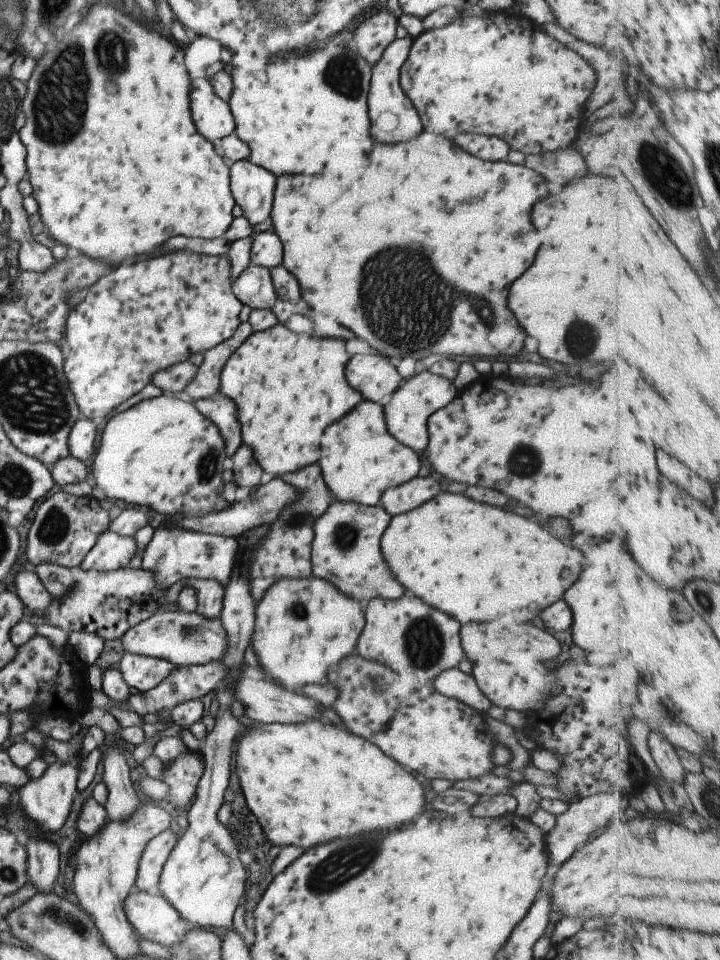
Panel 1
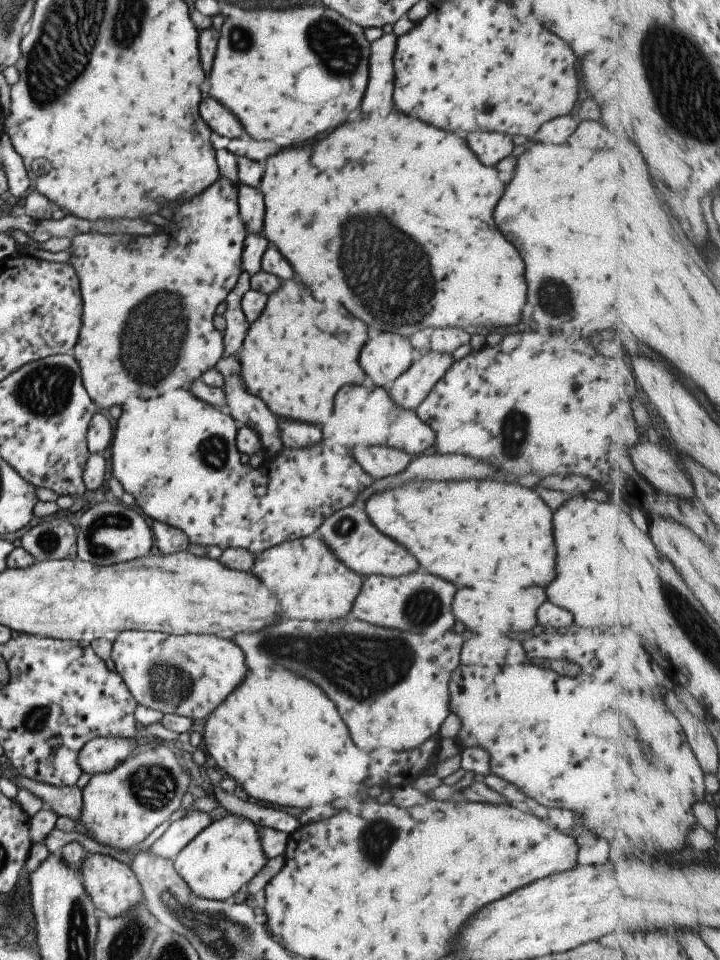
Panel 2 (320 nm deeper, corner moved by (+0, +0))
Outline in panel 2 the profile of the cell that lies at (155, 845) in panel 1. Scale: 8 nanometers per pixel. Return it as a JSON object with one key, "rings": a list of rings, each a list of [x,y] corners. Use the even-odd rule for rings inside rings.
{"rings":[[[189,809],[180,818],[170,822],[166,830],[150,845],[149,850],[158,857],[173,860],[209,824],[209,813]]]}

